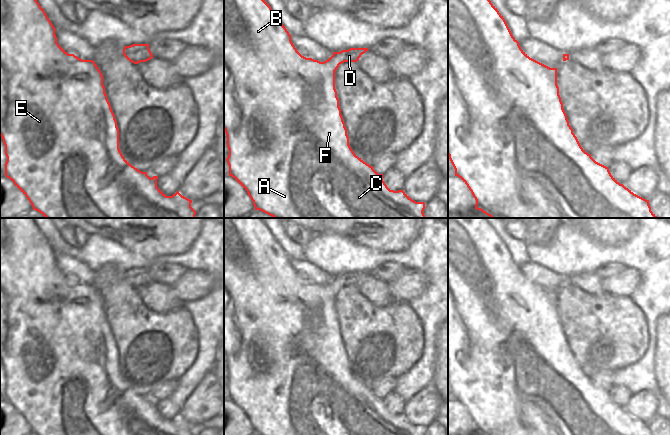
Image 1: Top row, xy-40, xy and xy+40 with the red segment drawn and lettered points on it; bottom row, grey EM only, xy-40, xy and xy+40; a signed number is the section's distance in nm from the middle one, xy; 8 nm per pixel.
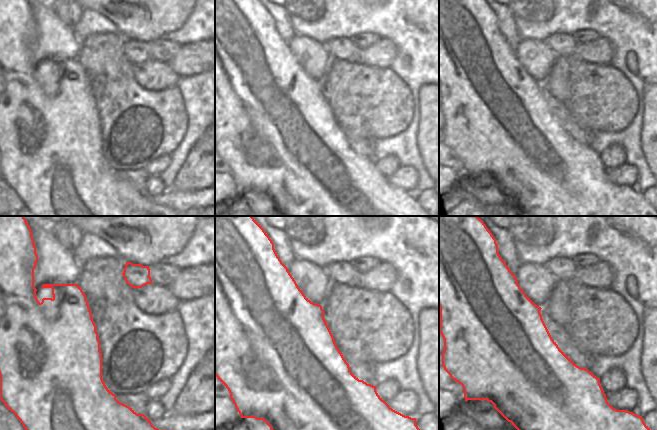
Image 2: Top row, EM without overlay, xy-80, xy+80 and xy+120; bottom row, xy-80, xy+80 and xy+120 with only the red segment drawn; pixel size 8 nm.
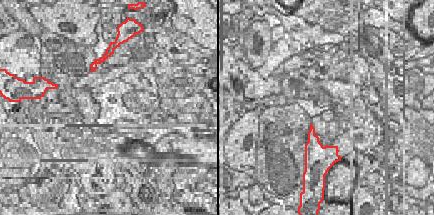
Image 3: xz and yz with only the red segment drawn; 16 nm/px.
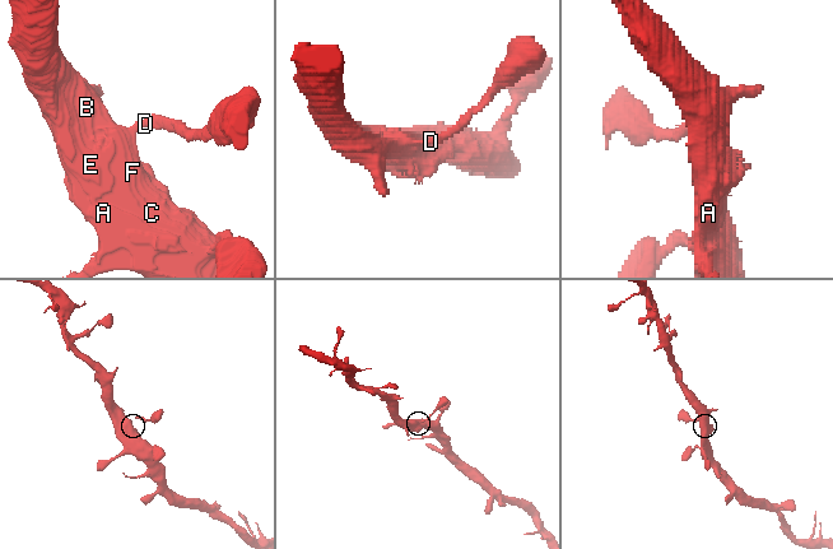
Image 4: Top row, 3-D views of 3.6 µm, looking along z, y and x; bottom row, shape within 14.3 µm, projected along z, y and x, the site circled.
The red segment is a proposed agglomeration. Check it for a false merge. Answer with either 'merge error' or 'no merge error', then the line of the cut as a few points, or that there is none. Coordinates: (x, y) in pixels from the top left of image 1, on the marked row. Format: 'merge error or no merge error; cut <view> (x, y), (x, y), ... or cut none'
no merge error; cut none

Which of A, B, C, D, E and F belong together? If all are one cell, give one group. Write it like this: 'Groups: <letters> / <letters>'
Groups: A B C D E F

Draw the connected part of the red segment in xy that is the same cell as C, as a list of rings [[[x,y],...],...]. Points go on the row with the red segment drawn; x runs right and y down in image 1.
[[[224,0],[224,130],[227,135],[229,176],[232,176],[248,193],[255,210],[273,218],[426,218],[424,202],[412,200],[403,190],[390,190],[373,166],[355,155],[349,145],[347,129],[341,115],[335,89],[335,71],[344,62],[357,62],[368,48],[350,48],[320,62],[302,56],[291,41],[291,35],[273,13],[265,0]]]

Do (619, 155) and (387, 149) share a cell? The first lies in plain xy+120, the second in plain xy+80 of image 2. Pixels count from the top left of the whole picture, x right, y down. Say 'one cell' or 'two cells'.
two cells

